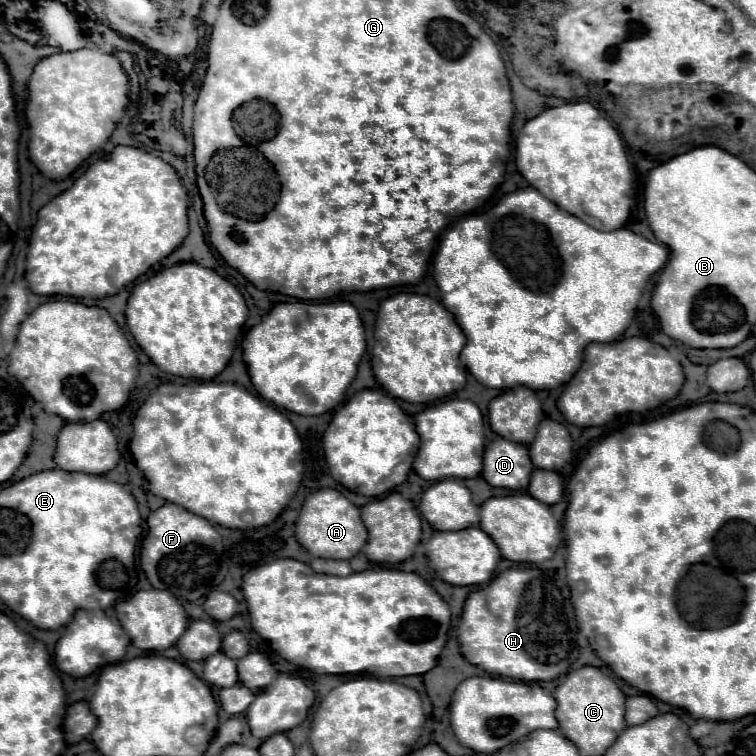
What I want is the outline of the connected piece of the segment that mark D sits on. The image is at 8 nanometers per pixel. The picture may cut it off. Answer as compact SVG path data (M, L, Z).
M498 437L486 447L482 477L494 487L526 489L532 469L534 465L528 457L528 447L522 443Z

